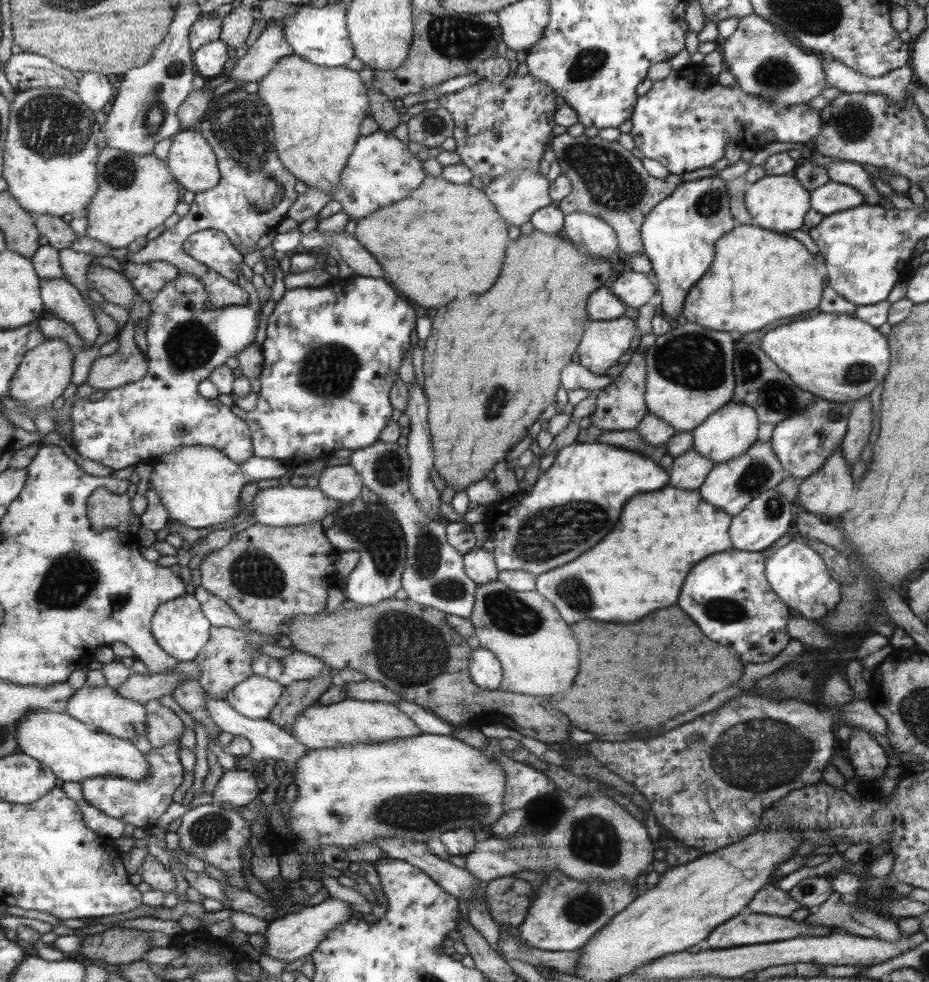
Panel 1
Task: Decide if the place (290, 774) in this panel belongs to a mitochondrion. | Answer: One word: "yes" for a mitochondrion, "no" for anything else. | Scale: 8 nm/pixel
no

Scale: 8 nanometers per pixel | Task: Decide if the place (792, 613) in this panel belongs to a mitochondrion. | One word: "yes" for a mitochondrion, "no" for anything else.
no

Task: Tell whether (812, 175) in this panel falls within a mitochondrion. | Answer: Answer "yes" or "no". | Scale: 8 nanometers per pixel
yes

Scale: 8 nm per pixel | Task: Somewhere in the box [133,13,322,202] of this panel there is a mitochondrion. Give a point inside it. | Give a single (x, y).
(152, 114)

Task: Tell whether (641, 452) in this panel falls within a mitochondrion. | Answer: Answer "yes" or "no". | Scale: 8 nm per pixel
no

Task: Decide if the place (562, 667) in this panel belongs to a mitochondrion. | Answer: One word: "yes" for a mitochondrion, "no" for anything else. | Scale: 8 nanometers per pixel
no

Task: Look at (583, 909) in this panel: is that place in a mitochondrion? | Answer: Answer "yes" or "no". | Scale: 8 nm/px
yes

